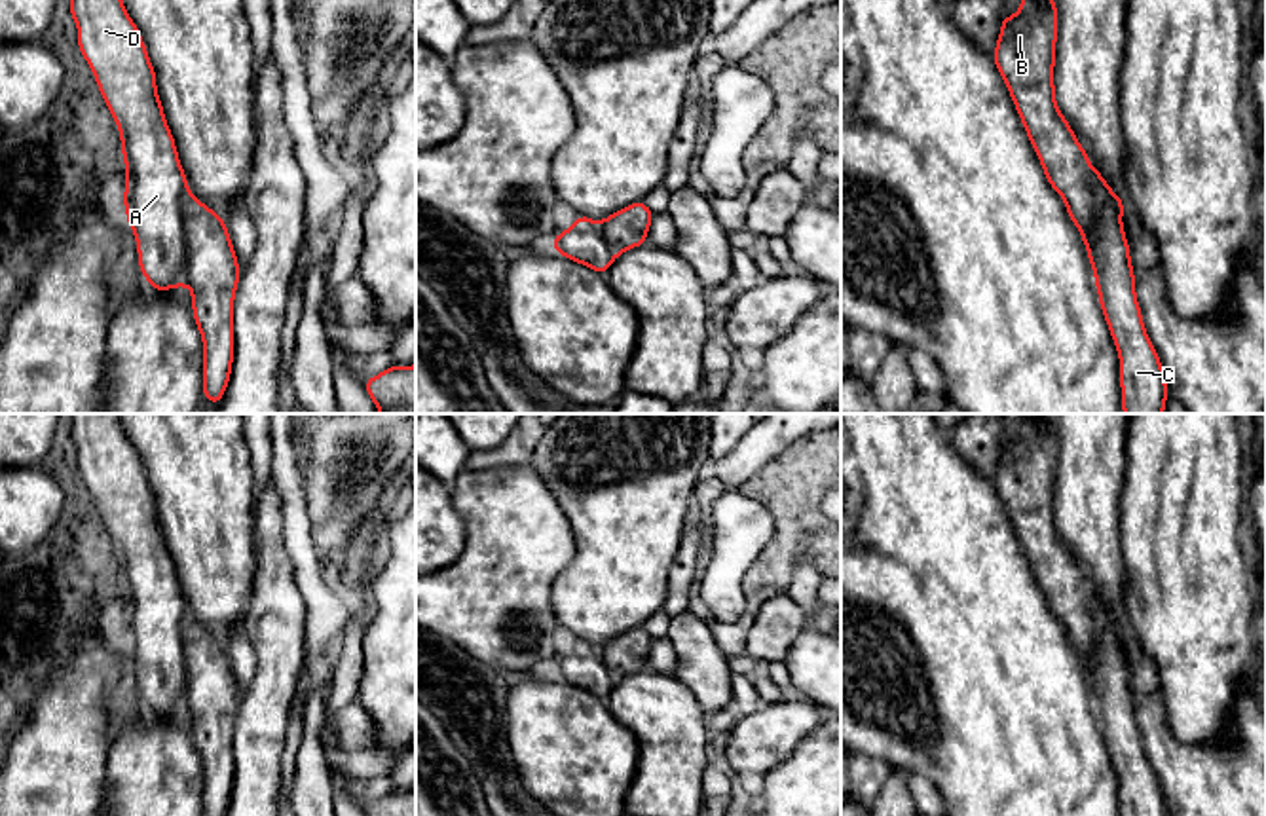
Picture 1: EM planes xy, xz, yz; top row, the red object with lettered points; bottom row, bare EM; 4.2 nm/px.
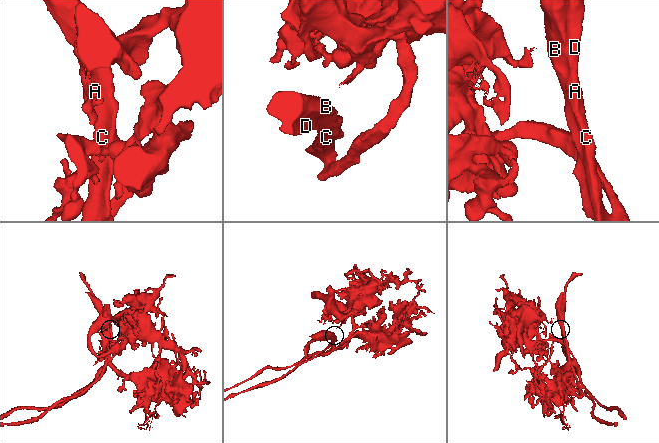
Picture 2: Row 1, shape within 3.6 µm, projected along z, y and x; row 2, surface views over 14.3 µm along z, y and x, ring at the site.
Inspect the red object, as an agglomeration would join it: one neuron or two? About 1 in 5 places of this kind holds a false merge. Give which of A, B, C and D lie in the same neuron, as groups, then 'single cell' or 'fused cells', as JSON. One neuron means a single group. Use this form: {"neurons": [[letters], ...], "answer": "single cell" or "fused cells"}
{"neurons": [["A", "B", "C", "D"]], "answer": "single cell"}

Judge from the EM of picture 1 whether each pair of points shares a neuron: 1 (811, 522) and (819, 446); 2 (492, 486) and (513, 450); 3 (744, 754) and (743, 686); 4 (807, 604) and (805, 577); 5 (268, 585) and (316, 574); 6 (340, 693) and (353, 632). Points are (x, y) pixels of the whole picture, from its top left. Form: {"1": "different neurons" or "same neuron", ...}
{"1": "same neuron", "2": "different neurons", "3": "different neurons", "4": "same neuron", "5": "different neurons", "6": "same neuron"}

